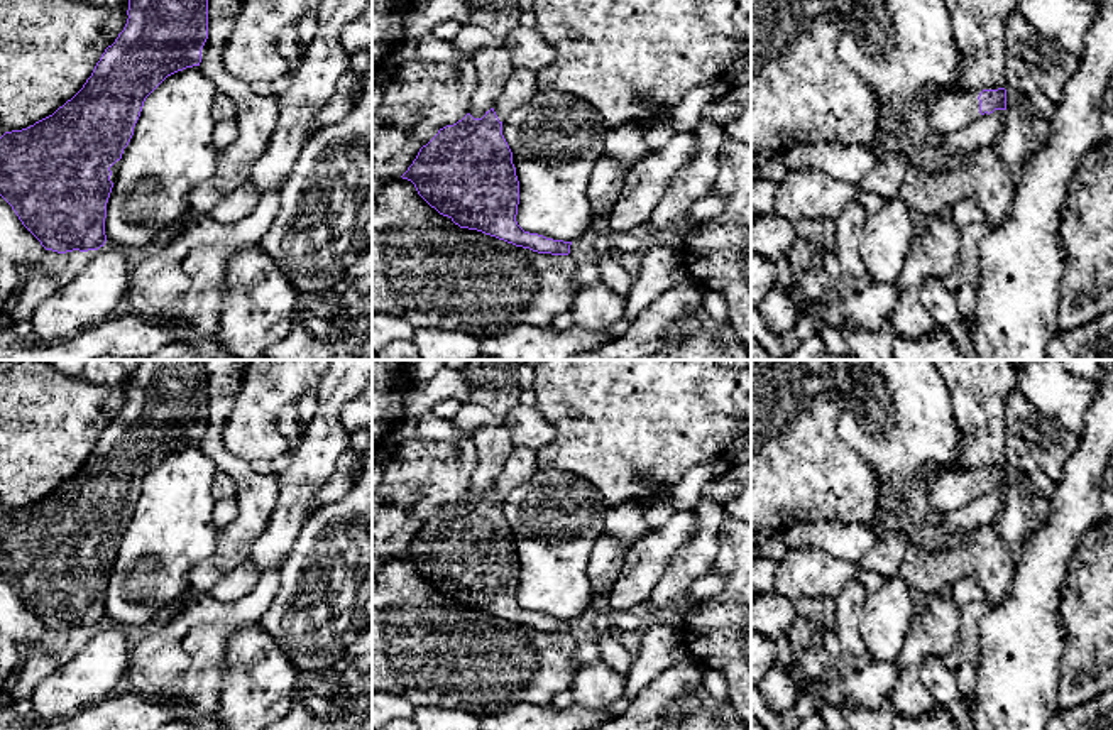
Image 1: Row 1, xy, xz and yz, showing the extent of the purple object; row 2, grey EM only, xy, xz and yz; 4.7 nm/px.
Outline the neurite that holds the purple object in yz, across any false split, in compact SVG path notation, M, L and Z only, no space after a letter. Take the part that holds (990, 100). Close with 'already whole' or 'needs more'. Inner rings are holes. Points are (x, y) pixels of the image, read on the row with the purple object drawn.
M1005 88L949 93L932 105L927 123L937 133L949 135L995 110L1006 110Z | needs more

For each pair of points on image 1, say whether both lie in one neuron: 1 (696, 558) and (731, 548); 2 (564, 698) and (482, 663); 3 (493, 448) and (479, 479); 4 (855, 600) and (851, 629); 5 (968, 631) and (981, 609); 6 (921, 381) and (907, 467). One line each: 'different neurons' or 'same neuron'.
1: different neurons
2: different neurons
3: same neuron
4: same neuron
5: same neuron
6: same neuron

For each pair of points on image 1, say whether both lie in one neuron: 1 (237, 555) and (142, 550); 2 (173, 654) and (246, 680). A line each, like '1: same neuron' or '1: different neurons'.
1: different neurons
2: different neurons

